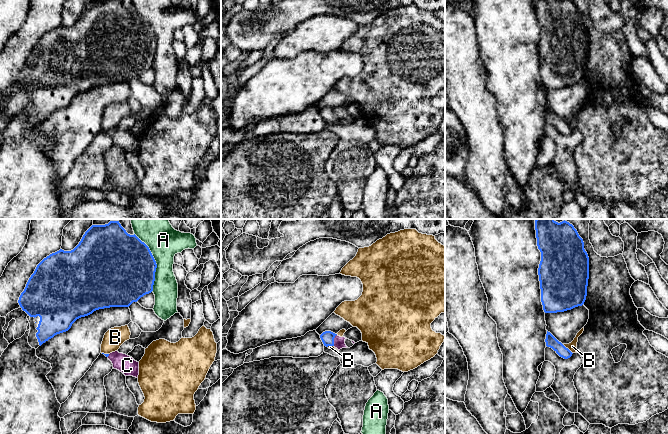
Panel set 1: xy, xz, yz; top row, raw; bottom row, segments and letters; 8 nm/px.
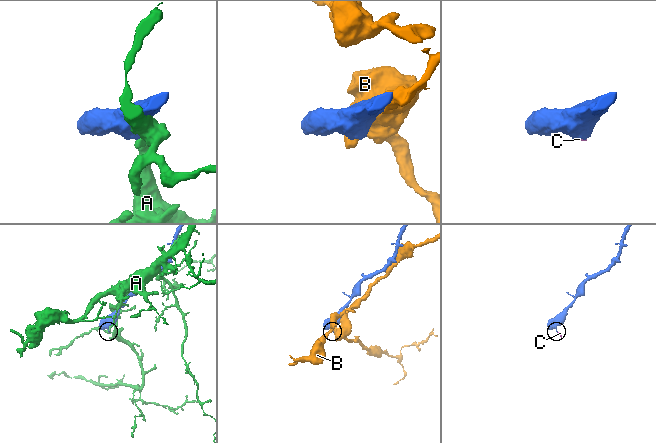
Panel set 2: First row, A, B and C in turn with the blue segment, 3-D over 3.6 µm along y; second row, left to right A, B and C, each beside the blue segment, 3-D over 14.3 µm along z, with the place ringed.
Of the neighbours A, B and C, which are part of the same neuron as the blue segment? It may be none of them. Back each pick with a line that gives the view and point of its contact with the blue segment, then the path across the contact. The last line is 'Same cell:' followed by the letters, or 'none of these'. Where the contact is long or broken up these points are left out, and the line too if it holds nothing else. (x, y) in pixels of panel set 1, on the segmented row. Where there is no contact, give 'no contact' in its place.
C: contact xz (333, 340); way xz (327, 337), (333, 340), (339, 342)
Same cell: C

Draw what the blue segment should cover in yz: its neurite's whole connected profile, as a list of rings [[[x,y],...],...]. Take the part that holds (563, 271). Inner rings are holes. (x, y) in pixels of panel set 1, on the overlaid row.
[[[536,219],[535,230],[541,252],[538,275],[544,312],[564,312],[582,306],[586,300],[589,279],[589,257],[583,239],[574,226],[565,220],[558,223],[554,219]]]

